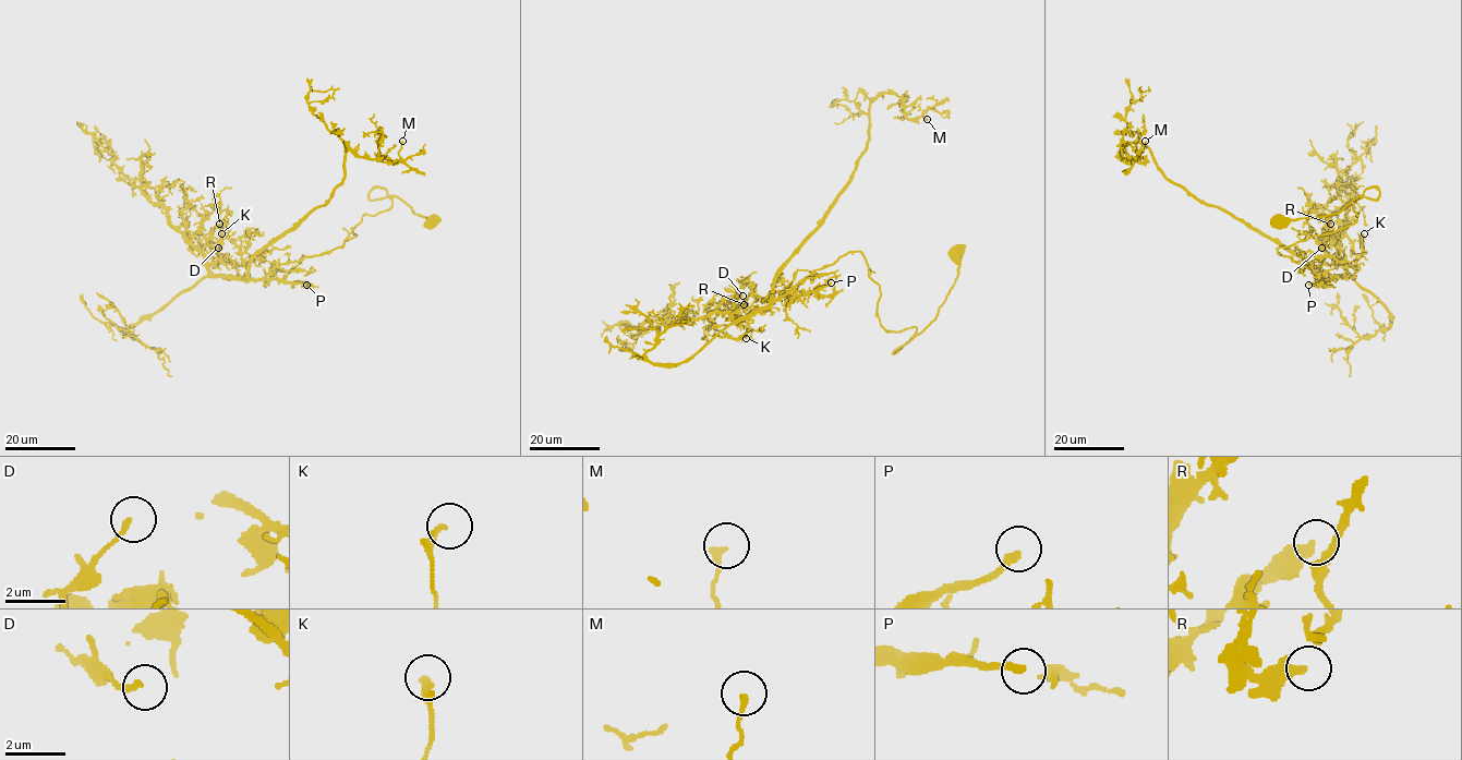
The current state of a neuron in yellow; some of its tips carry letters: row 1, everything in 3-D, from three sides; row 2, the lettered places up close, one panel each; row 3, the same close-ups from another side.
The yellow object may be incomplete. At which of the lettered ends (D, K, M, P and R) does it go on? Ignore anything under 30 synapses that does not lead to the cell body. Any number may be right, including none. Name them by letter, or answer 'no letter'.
P

